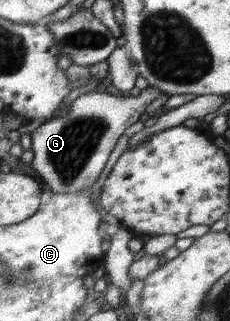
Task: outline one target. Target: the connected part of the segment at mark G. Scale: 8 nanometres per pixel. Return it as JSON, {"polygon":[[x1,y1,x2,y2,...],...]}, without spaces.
{"polygon":[[148,86,141,91,138,96,117,97,107,93,99,88,98,90,80,95,68,106,68,113,60,115,60,117,52,117,46,120,42,125,35,129,31,134,31,150,34,152,34,158,31,163,44,181,49,185,52,192,80,192,82,190,90,190,97,181,100,173,104,171,110,153,114,151,116,143,120,136,124,135,124,131,133,123,140,119,142,113,146,111,146,107,162,94,168,95,158,87]]}

